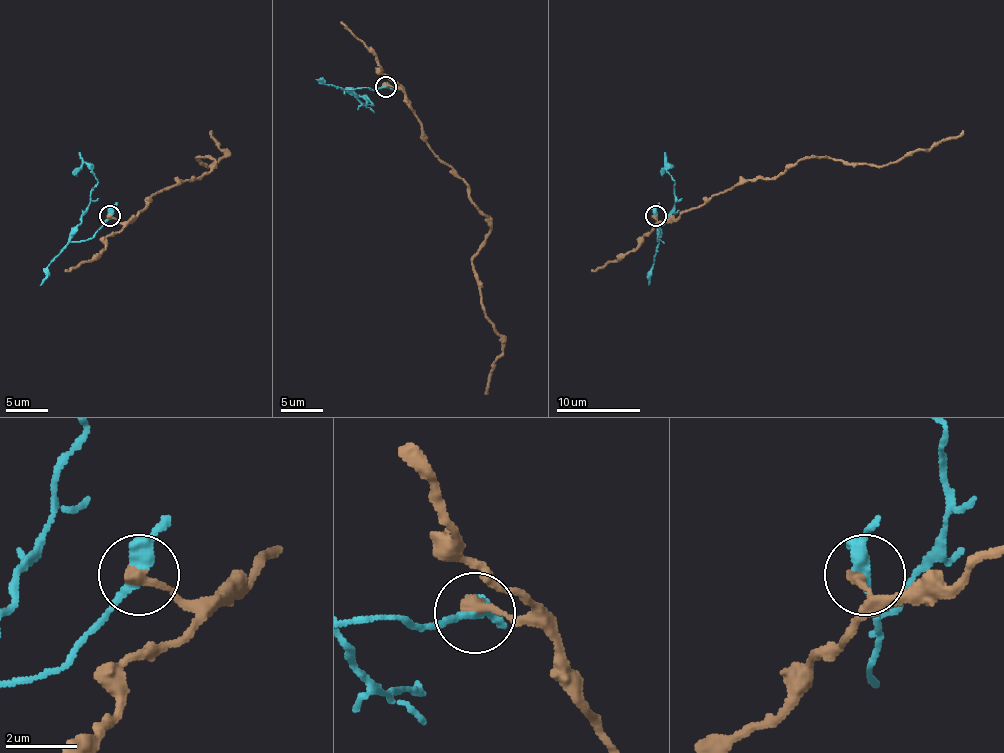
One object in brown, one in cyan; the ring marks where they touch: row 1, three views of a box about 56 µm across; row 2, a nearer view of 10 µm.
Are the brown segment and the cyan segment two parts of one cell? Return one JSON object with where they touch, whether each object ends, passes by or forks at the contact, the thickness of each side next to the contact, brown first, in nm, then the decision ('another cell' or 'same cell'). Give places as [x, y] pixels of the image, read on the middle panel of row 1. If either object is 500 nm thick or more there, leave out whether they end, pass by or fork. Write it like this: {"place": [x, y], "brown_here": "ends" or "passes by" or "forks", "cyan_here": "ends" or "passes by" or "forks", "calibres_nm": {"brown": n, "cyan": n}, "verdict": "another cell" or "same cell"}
{"place": [385, 86], "brown_here": "ends", "cyan_here": "passes by", "calibres_nm": {"brown": 400, "cyan": 340}, "verdict": "another cell"}

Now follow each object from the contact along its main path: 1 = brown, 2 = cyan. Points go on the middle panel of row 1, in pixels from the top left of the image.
1: (385, 87), (404, 93), (420, 135), (466, 185), (489, 227), (473, 258), (483, 313), (502, 342), (485, 394)
2: (385, 87), (345, 89), (349, 89), (366, 106), (372, 106), (366, 97), (347, 91)

